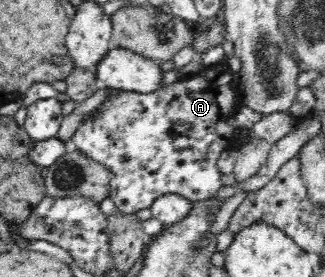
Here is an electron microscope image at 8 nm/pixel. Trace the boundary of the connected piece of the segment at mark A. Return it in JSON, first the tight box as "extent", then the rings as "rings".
{"extent":[70,62,242,214],"rings":[[[226,62],[220,64],[211,64],[205,67],[198,74],[188,77],[183,81],[179,81],[170,85],[165,85],[162,89],[158,89],[154,93],[134,93],[119,90],[108,90],[106,93],[110,93],[107,98],[105,105],[101,106],[94,113],[93,118],[86,118],[81,121],[80,125],[74,131],[70,139],[71,148],[75,148],[82,153],[85,153],[88,157],[94,161],[101,163],[106,166],[111,173],[111,191],[109,192],[109,198],[115,203],[115,211],[120,213],[133,214],[141,209],[146,209],[149,205],[157,199],[158,196],[164,196],[168,194],[176,194],[192,202],[196,200],[203,200],[205,197],[213,196],[217,189],[221,187],[220,176],[222,173],[216,166],[216,161],[220,157],[220,153],[226,147],[227,141],[234,141],[234,133],[236,128],[231,124],[231,116],[237,113],[237,110],[242,105],[240,97],[240,85],[239,85],[239,74],[234,74],[230,71],[229,65]]]}

